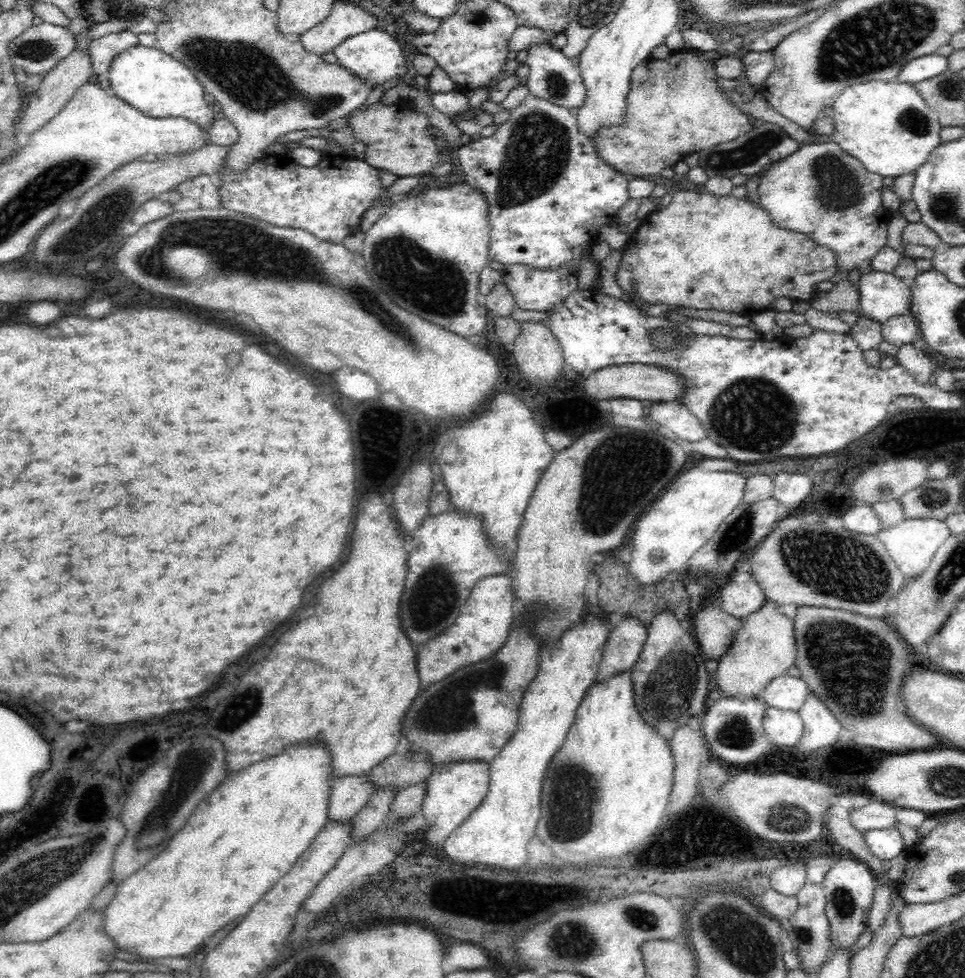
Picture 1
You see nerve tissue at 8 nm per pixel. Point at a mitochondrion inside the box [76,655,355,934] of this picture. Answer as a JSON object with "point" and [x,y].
{"point":[157,823]}

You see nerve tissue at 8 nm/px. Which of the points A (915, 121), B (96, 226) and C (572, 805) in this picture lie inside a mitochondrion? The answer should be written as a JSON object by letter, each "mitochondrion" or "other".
{"A":"mitochondrion","B":"mitochondrion","C":"mitochondrion"}

